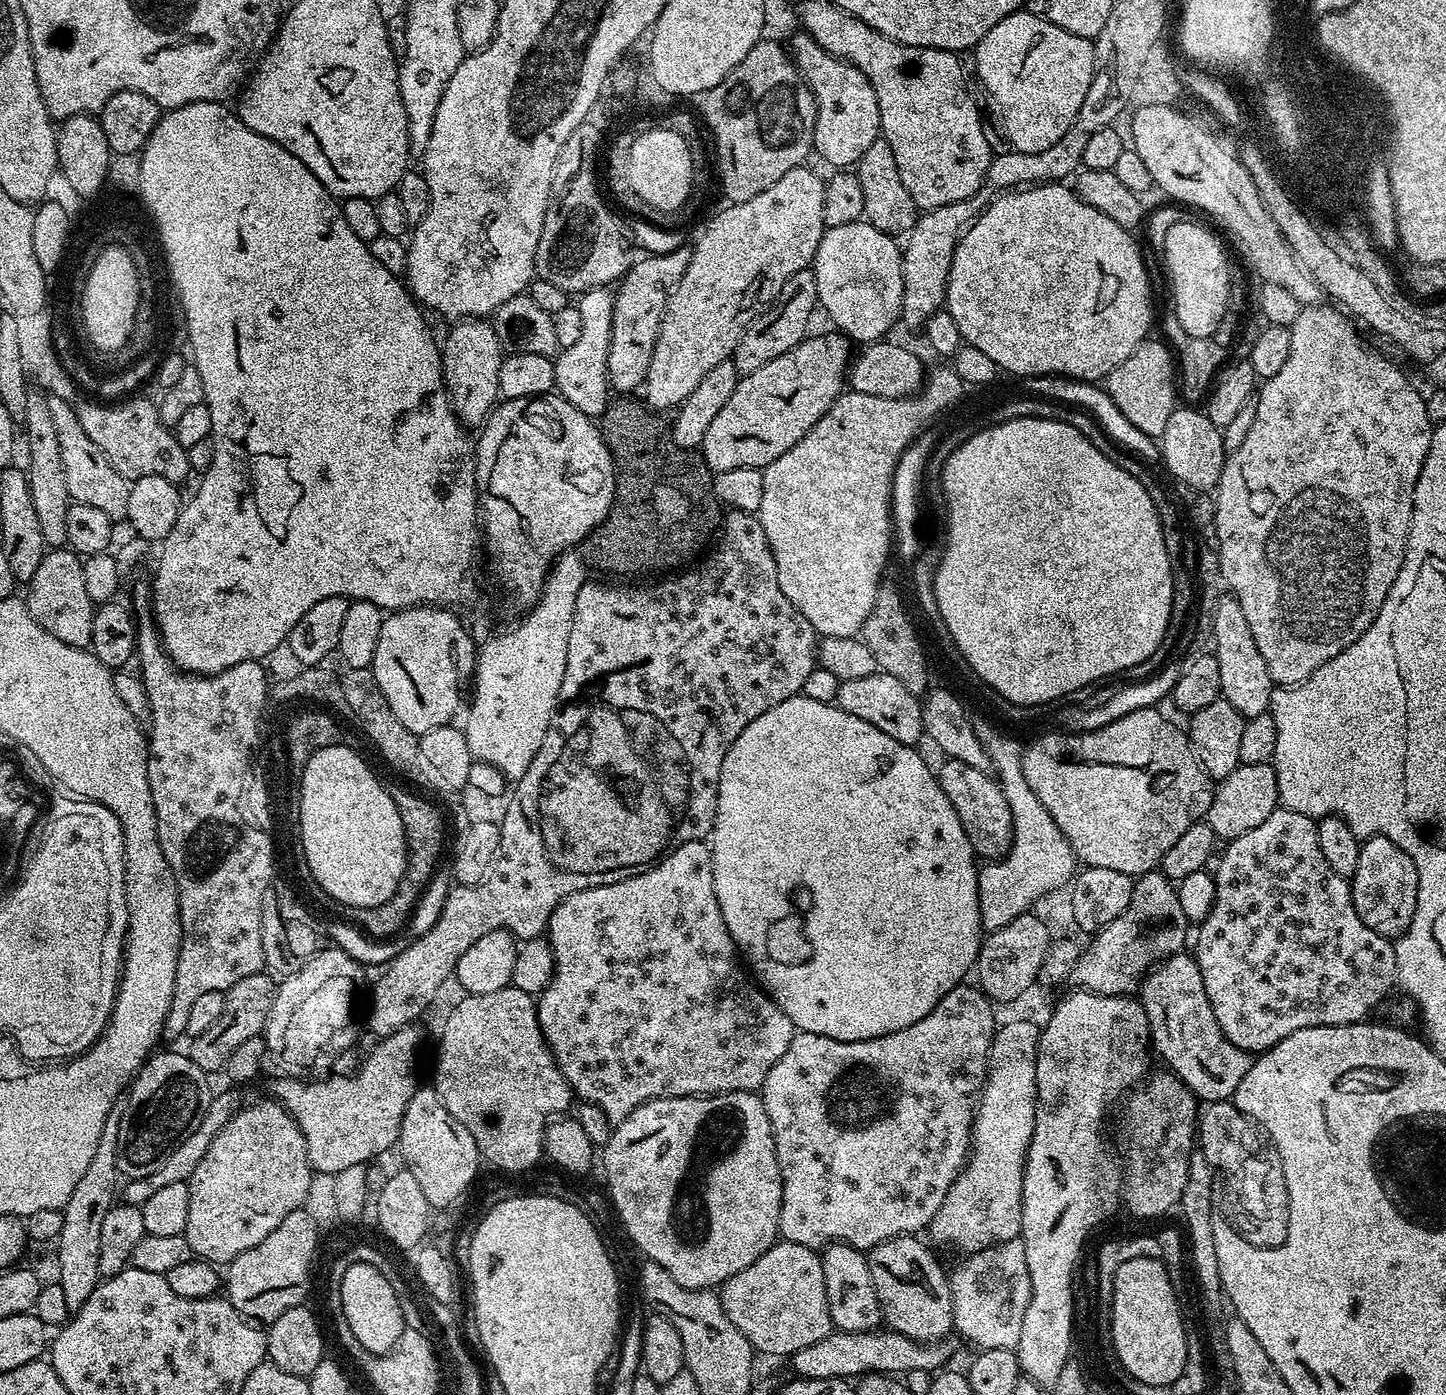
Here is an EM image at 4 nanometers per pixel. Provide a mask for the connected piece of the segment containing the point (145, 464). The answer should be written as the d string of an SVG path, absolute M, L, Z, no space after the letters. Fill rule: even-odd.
M136 394L119 402L96 403L100 404L75 405L78 422L82 422L86 438L106 454L106 462L110 462L124 480L131 482L143 476L161 476L171 484L183 485L183 480L192 472L188 450L177 442L175 431L160 421L160 409L153 401L151 404Z

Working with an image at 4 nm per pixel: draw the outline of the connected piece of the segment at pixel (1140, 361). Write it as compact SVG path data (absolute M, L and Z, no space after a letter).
M1145 340L1106 377L1106 389L1115 406L1142 433L1153 438L1164 435L1166 422L1170 422L1170 414L1178 406L1178 364L1173 349L1160 340Z

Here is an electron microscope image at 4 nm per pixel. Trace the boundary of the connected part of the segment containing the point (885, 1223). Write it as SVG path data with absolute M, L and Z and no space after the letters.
M961 986L950 990L922 1018L922 1022L914 1022L914 1026L906 1026L906 1030L898 1030L894 1034L879 1036L873 1040L858 1042L838 1042L834 1038L826 1038L818 1034L797 1031L790 1042L790 1050L774 1062L770 1074L766 1074L762 1089L762 1099L766 1106L766 1114L770 1118L770 1126L774 1134L774 1146L778 1166L782 1174L782 1210L780 1211L780 1236L783 1239L801 1244L807 1248L823 1249L825 1246L839 1242L852 1248L867 1250L878 1246L895 1236L920 1234L920 1231L931 1225L938 1206L946 1198L950 1186L958 1178L958 1174L968 1163L968 1154L972 1143L972 1122L984 1086L984 1077L988 1074L988 1055L992 1049L992 1037L998 1027L998 1019L992 1013L993 1001L989 1000L979 987Z

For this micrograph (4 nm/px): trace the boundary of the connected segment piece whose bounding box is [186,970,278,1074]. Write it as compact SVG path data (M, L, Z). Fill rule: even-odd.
M261 970L250 974L250 978L242 978L242 982L234 982L234 986L224 993L226 1006L220 1017L207 1028L206 1034L191 1037L192 1045L186 1048L186 1055L194 1062L194 1066L209 1074L215 1074L219 1068L220 1071L227 1069L228 1059L230 1054L234 1054L234 1049L241 1042L265 1031L278 985L277 981L272 981L271 978L273 979L267 971Z

